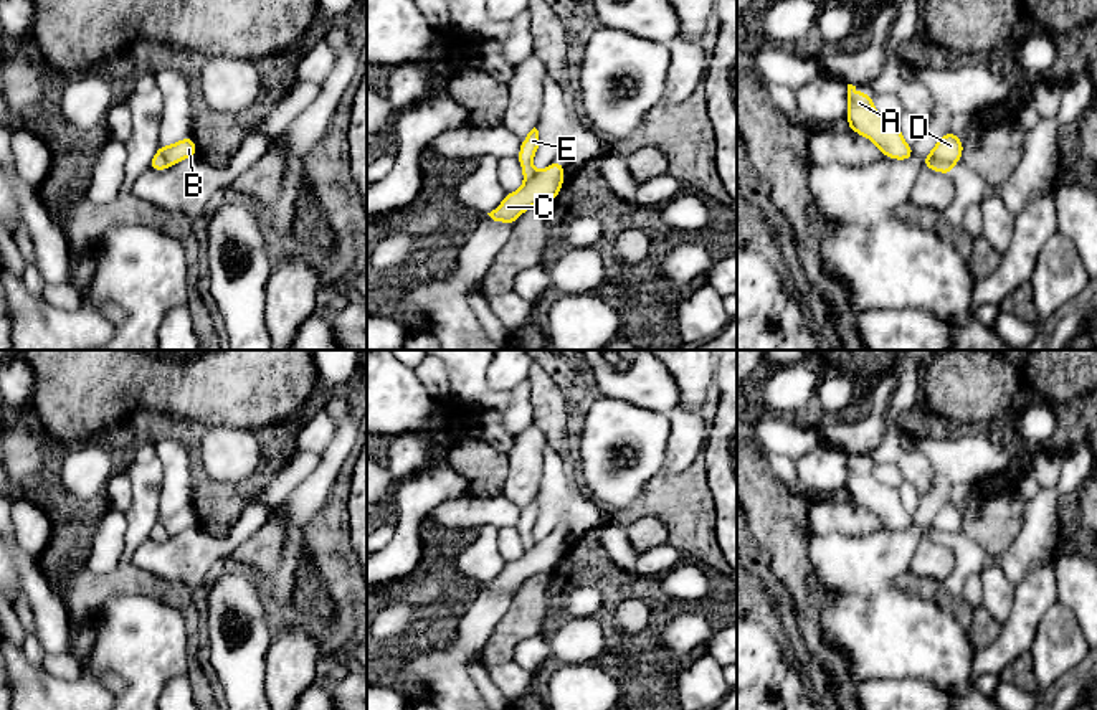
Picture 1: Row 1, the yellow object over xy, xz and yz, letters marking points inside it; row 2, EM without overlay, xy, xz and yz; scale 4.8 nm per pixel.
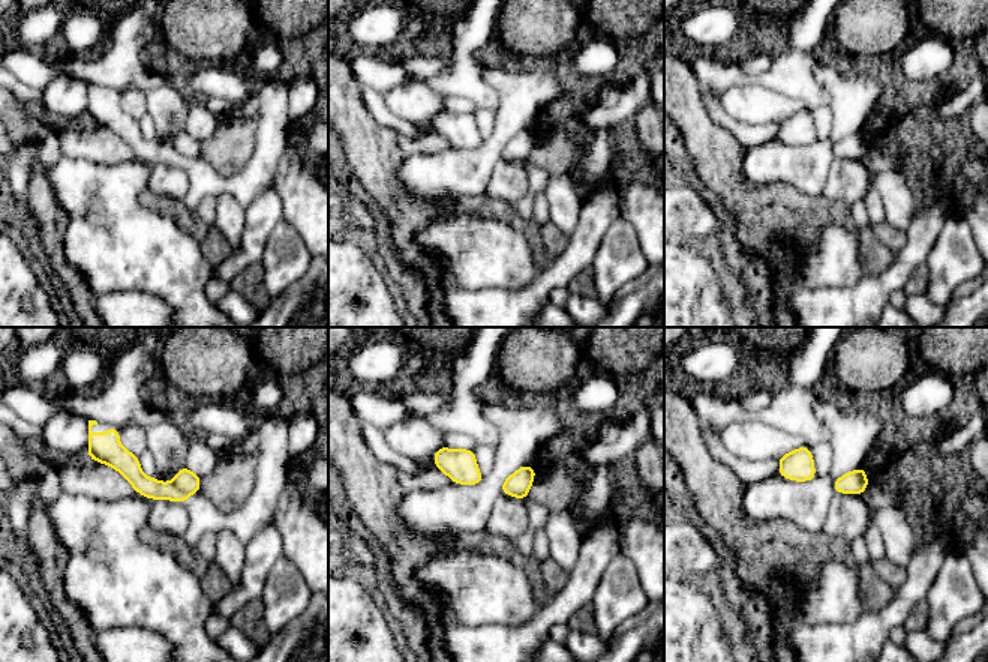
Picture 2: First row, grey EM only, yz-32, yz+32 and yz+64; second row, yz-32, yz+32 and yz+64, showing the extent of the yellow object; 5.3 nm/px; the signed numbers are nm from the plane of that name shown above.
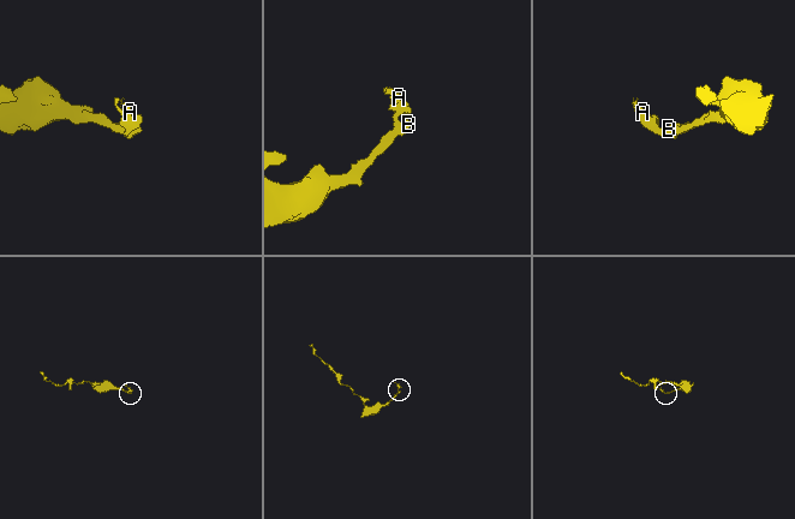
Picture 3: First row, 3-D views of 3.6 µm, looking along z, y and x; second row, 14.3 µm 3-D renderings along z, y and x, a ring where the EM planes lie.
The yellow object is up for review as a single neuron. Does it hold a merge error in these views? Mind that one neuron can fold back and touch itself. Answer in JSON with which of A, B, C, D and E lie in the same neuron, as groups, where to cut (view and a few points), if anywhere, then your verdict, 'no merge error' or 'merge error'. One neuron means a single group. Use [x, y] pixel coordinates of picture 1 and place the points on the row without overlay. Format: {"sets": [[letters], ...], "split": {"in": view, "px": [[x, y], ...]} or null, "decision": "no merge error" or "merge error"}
{"sets": [["A", "E"], ["B", "C", "D"]], "split": {"in": "yz", "px": [[929, 524], [954, 534]]}, "decision": "merge error"}

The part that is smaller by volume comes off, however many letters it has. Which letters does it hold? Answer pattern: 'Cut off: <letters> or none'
Cut off: A, E

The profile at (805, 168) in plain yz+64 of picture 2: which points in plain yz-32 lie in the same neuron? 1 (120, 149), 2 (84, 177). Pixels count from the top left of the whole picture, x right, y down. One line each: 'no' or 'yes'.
1: no
2: yes

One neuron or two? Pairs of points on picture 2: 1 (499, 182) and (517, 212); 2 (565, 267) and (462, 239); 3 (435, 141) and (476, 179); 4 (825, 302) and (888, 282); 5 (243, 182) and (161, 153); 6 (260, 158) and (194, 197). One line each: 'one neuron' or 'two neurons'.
1: two neurons
2: two neurons
3: two neurons
4: one neuron
5: one neuron
6: one neuron

